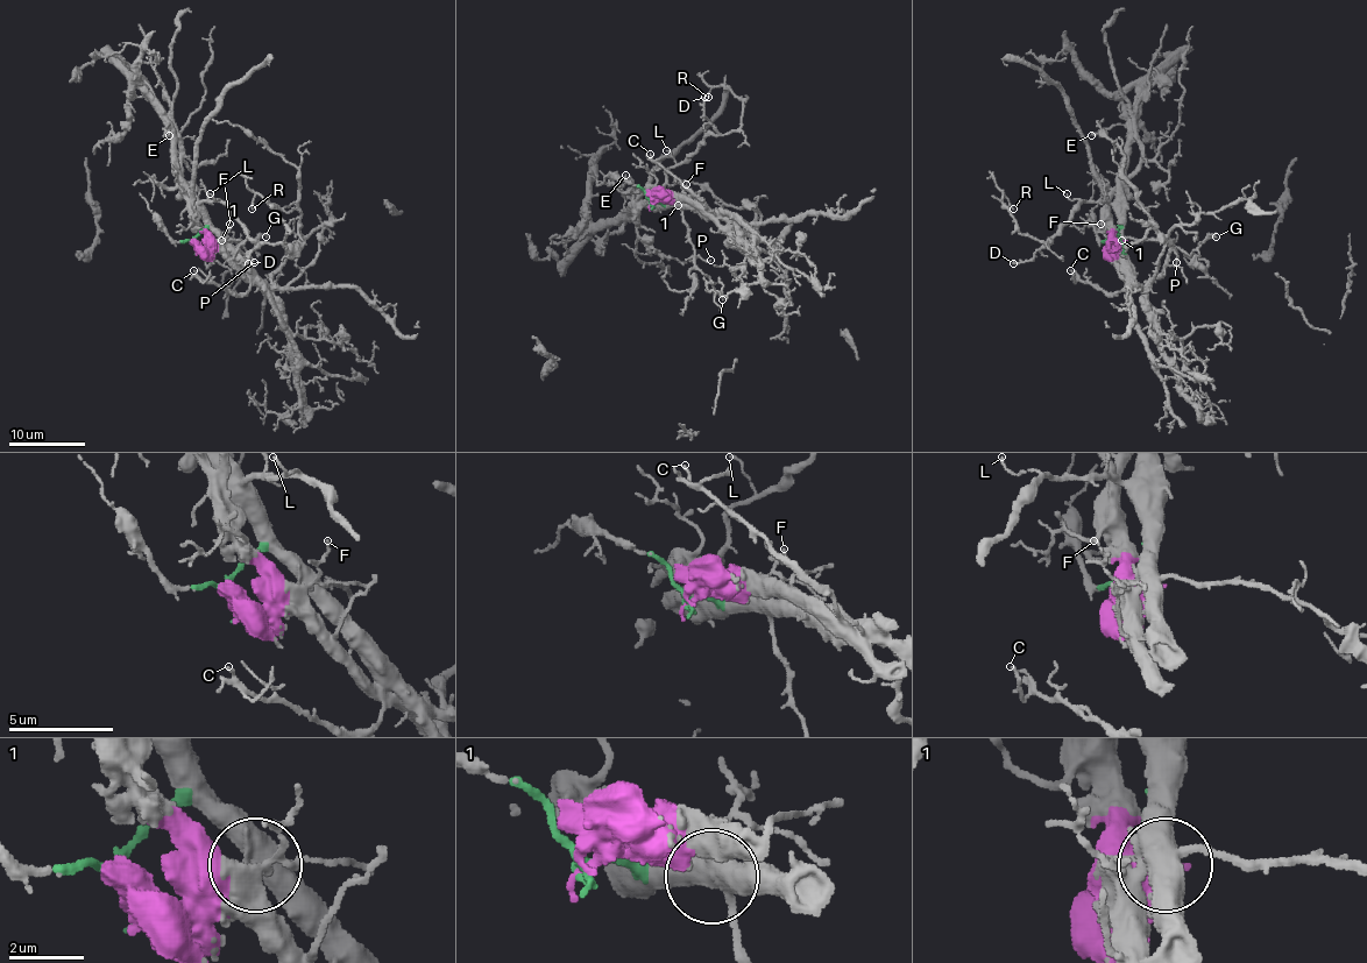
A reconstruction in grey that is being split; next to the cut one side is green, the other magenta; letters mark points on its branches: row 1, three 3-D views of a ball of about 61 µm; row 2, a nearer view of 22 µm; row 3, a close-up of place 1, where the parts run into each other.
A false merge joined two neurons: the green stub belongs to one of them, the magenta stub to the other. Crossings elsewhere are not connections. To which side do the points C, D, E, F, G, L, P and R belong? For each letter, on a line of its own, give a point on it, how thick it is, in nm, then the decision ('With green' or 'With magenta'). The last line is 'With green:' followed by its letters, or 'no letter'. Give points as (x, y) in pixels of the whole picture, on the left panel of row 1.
C: Place: (193, 270). Thickness 120 nm. With magenta
D: Place: (248, 263). Thickness 150 nm. With green
E: Place: (169, 135). Thickness 200 nm. With green
F: Place: (229, 224). Thickness 120 nm. With magenta
G: Place: (266, 236). Thickness 140 nm. With magenta
L: Place: (210, 193). Thickness 120 nm. With green
P: Place: (254, 262). Thickness 90 nm. With magenta
R: Place: (252, 209). Thickness 130 nm. With green
With green: D, E, L, R

